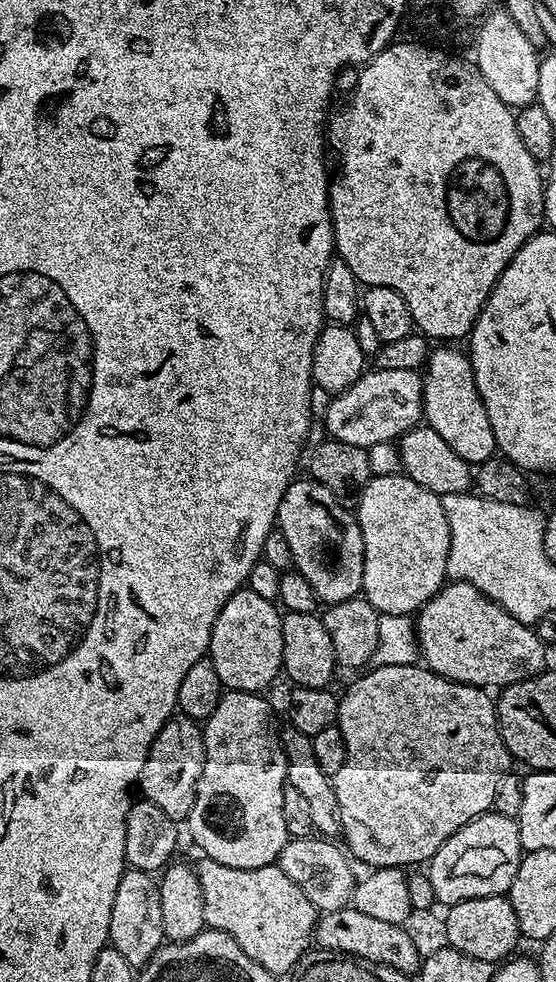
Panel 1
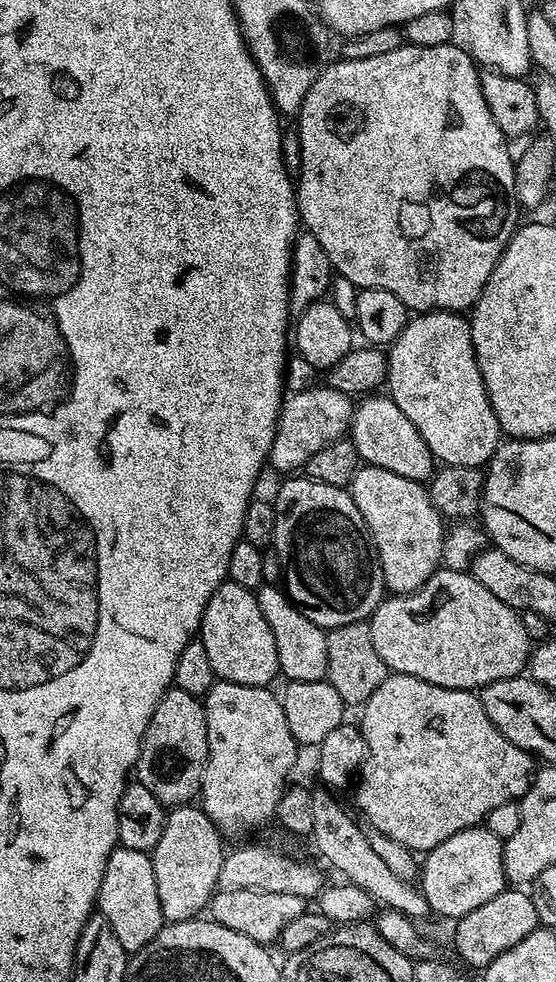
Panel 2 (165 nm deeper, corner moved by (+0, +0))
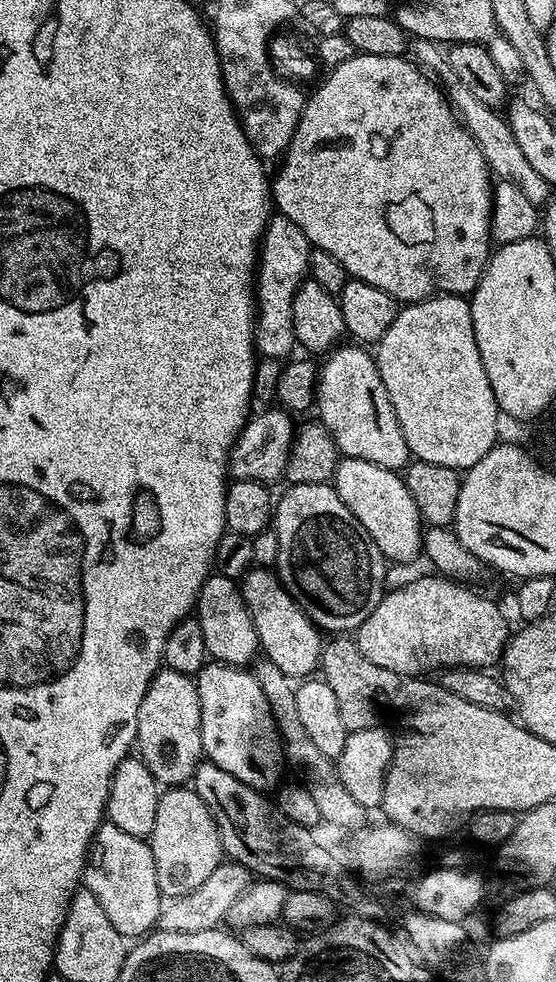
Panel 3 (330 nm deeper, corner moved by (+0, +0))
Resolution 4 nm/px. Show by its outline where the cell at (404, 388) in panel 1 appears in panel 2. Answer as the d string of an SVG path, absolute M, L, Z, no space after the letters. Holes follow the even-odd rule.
M321 386L308 388L305 392L296 392L287 397L280 406L280 417L276 419L276 433L272 449L268 455L268 464L284 474L292 474L295 468L303 469L308 459L322 446L330 442L343 440L349 435L354 411L353 397L339 392L336 388Z

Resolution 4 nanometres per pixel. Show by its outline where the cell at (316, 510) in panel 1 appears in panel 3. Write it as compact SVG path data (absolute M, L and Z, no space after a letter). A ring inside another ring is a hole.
M331 483L293 484L285 489L274 504L274 531L278 538L278 558L274 568L280 582L317 628L325 633L330 632L328 634L351 633L370 616L385 596L386 561L380 555L378 546L374 546L372 539L360 527L354 514L350 514L346 502L338 498Z

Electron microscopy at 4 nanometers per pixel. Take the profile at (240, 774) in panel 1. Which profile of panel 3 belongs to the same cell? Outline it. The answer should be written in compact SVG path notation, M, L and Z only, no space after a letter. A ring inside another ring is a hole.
M208 662L195 677L200 709L202 710L202 746L204 756L214 766L222 766L226 774L234 774L238 782L246 782L246 786L261 790L275 789L276 779L282 769L282 753L280 736L276 730L275 720L271 716L270 703L262 692L261 686L255 680L253 673L247 667L234 664Z

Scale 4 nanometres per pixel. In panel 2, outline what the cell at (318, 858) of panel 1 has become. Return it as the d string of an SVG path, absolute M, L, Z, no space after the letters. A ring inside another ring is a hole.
M248 844L245 848L236 848L225 855L222 870L218 874L219 891L254 890L270 894L294 894L305 898L319 897L326 881L324 876L312 864L304 860L295 860L276 848L262 848L258 844Z

